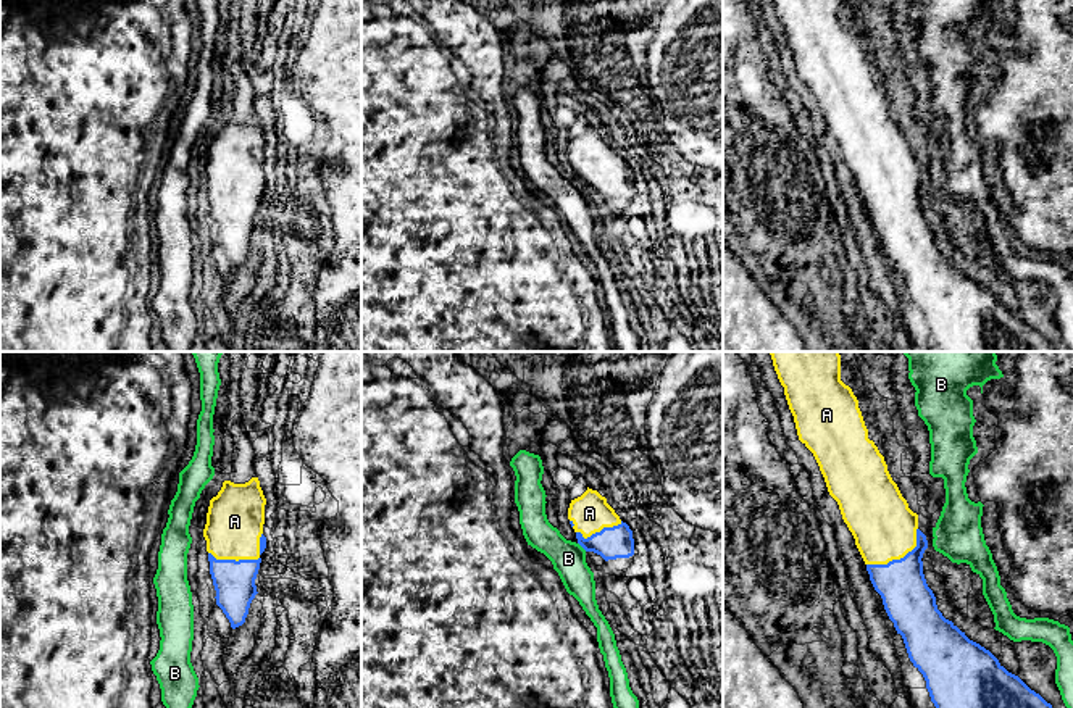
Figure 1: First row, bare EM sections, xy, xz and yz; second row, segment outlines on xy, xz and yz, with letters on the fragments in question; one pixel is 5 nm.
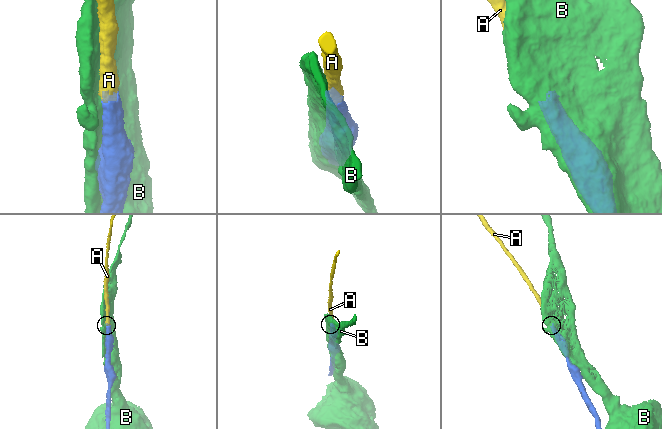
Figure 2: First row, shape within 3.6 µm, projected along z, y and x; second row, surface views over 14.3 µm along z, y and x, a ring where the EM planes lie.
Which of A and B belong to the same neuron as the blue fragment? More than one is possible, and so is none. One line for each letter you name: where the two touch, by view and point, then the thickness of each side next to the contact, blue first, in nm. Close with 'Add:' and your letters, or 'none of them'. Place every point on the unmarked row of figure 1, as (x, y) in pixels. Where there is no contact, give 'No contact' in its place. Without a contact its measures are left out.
A: Touches blue at yz (901, 197). Thickness 240 nm (blue) against 320 nm
Add: A

